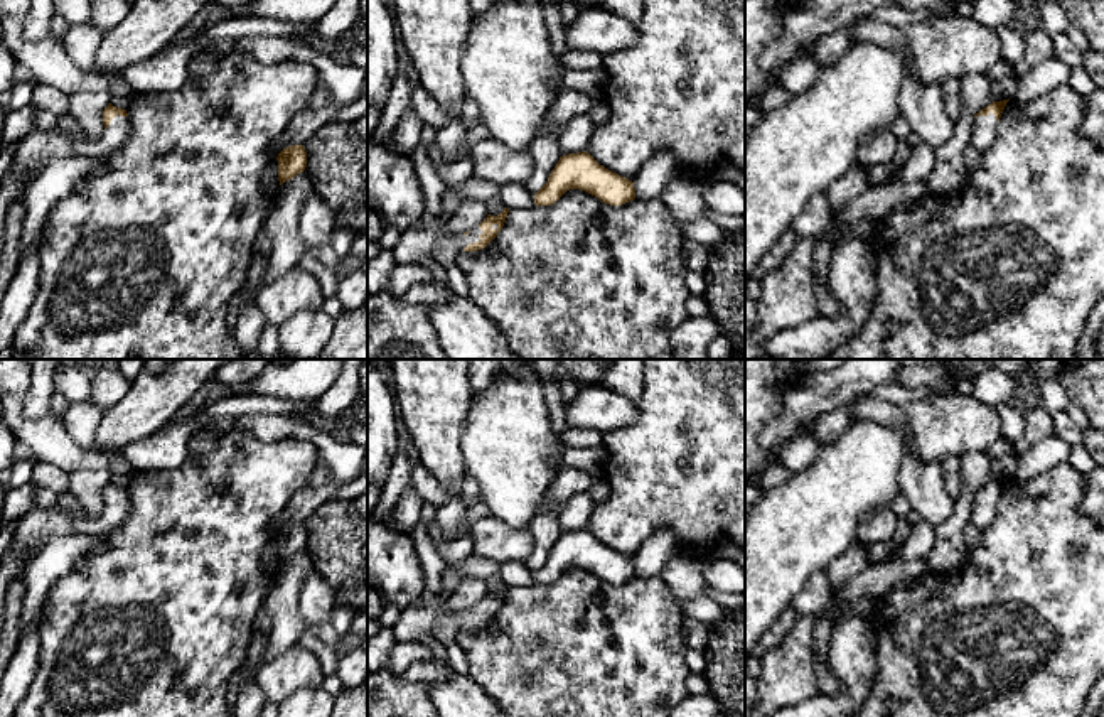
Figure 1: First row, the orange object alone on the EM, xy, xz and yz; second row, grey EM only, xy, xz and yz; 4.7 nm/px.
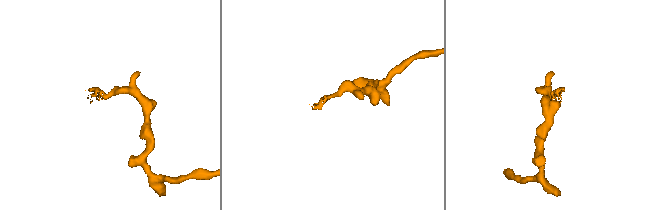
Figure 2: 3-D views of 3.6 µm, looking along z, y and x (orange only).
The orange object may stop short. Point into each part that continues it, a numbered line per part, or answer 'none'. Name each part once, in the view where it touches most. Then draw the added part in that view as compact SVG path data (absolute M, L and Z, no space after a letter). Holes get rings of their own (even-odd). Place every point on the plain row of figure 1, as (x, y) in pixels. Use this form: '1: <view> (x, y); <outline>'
1: xz (449, 621); M443 602L438 609L433 636L440 643L457 641L458 631L470 621L480 619L482 607L477 604L467 614L464 611L452 609Z

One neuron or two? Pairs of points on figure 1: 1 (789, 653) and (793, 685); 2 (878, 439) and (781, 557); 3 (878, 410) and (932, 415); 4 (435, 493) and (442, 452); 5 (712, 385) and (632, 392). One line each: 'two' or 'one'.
1: one
2: one
3: one
4: two
5: two

